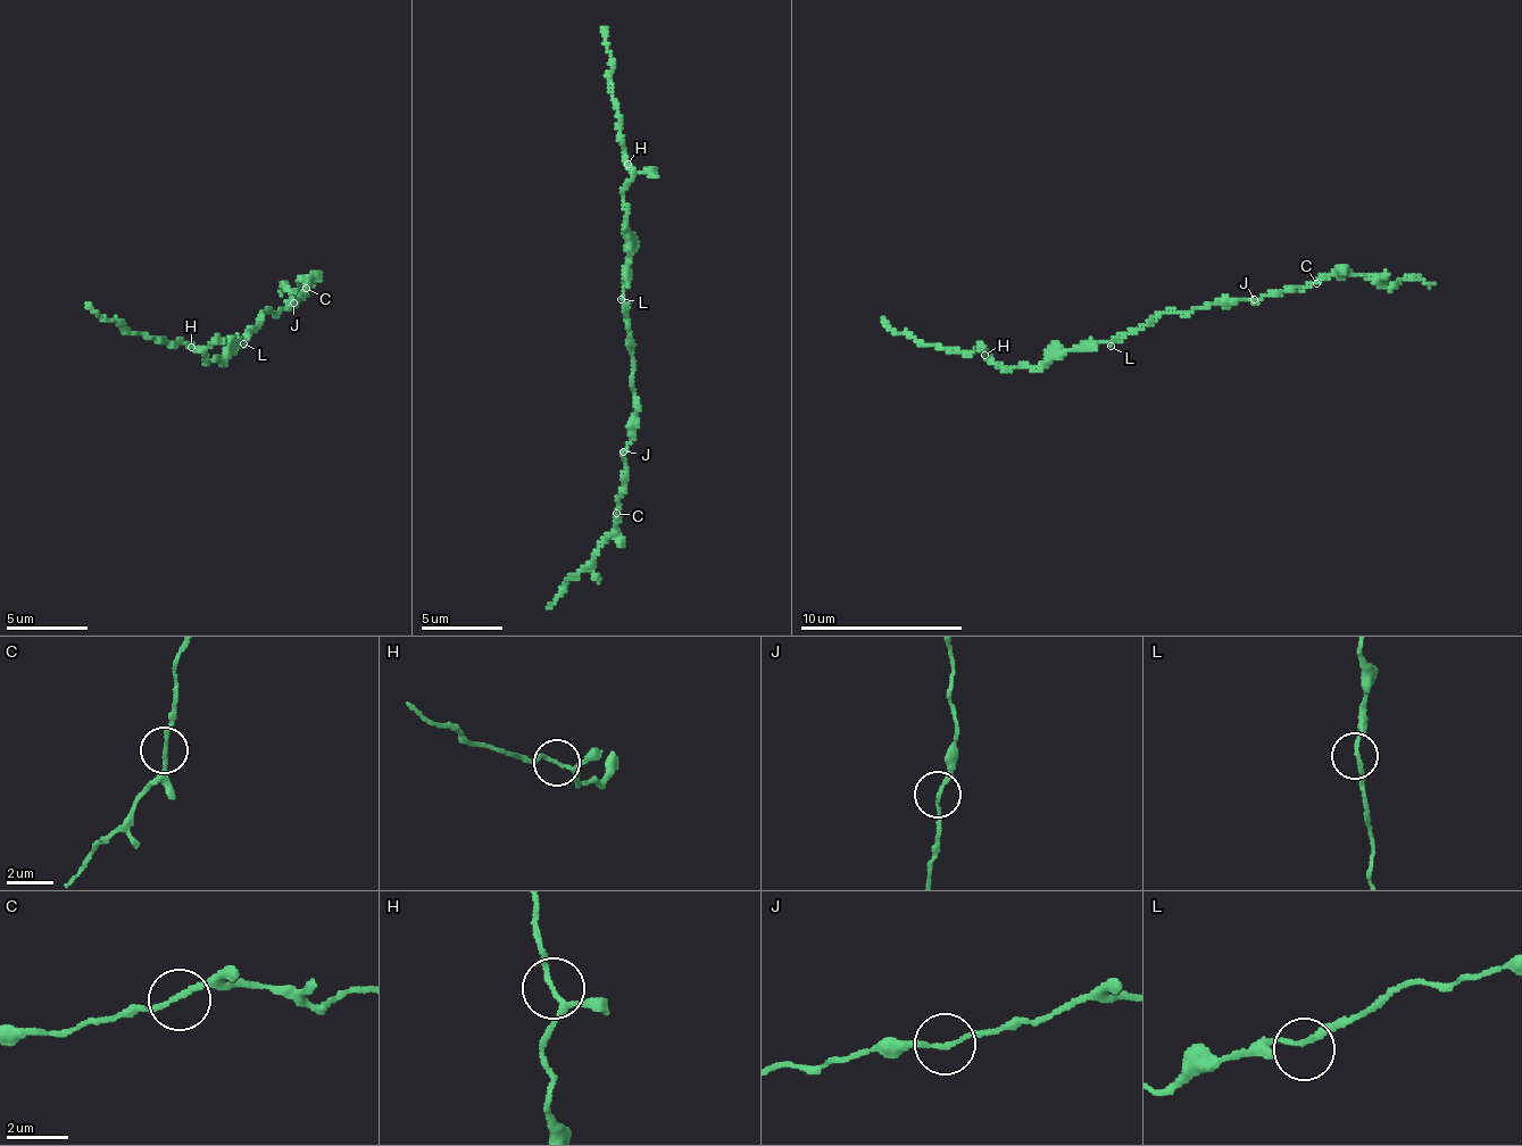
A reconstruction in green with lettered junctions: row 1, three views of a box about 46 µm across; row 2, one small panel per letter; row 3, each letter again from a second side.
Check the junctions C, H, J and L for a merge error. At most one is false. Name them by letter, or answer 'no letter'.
no letter

